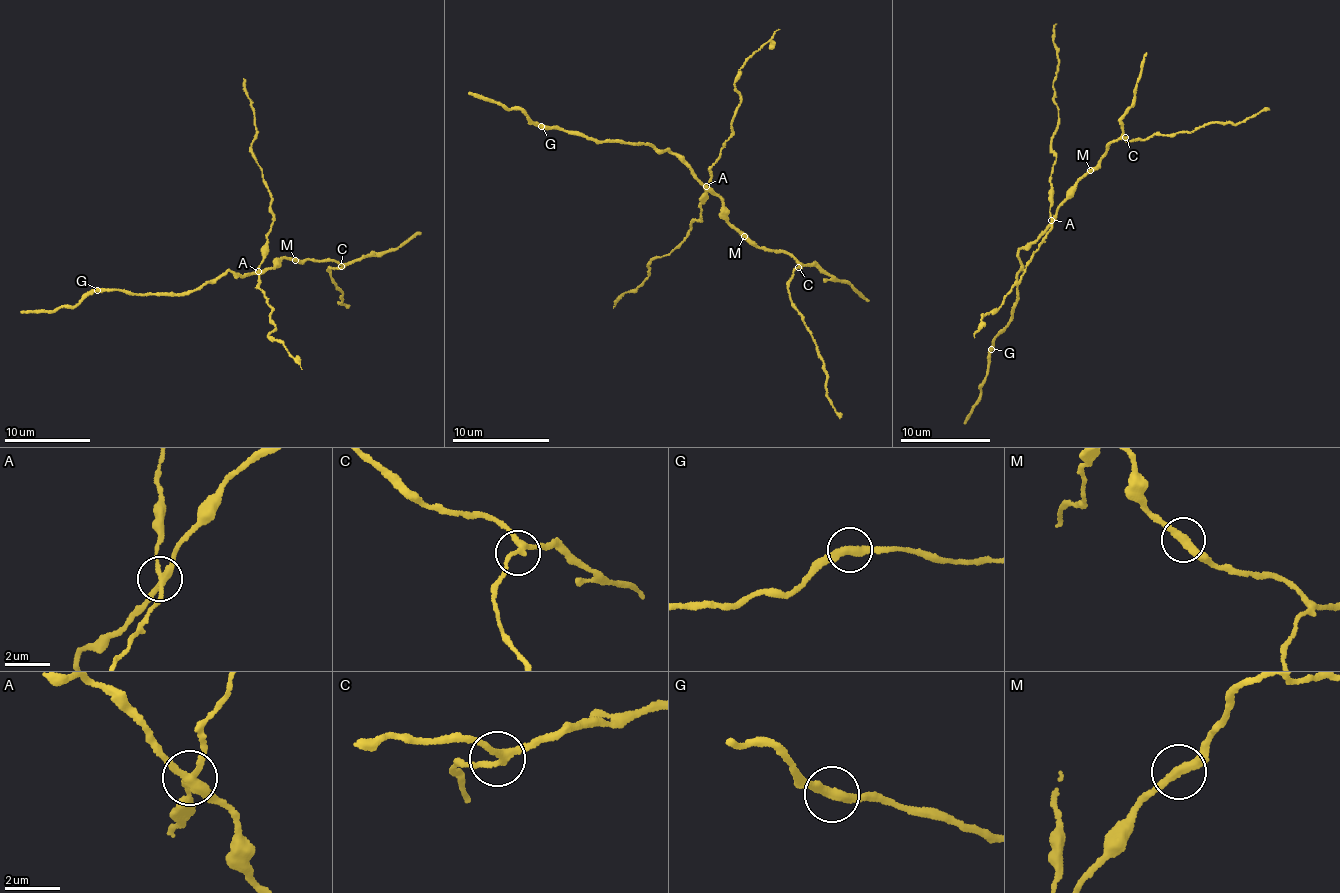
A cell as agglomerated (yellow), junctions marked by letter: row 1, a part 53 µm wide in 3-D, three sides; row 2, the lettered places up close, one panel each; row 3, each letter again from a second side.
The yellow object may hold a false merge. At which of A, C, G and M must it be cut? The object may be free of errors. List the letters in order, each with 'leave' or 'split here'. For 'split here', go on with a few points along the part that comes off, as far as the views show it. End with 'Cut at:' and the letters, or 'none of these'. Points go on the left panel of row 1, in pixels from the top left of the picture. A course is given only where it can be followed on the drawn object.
A: split here; course (258, 272), (272, 223), (271, 198), (263, 169), (252, 154), (256, 118), (243, 79)
C: leave
G: leave
M: leave
Cut at: A

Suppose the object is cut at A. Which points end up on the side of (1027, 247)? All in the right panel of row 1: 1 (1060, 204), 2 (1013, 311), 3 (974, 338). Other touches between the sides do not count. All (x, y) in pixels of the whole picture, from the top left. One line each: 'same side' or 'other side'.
1: same side
2: same side
3: other side

